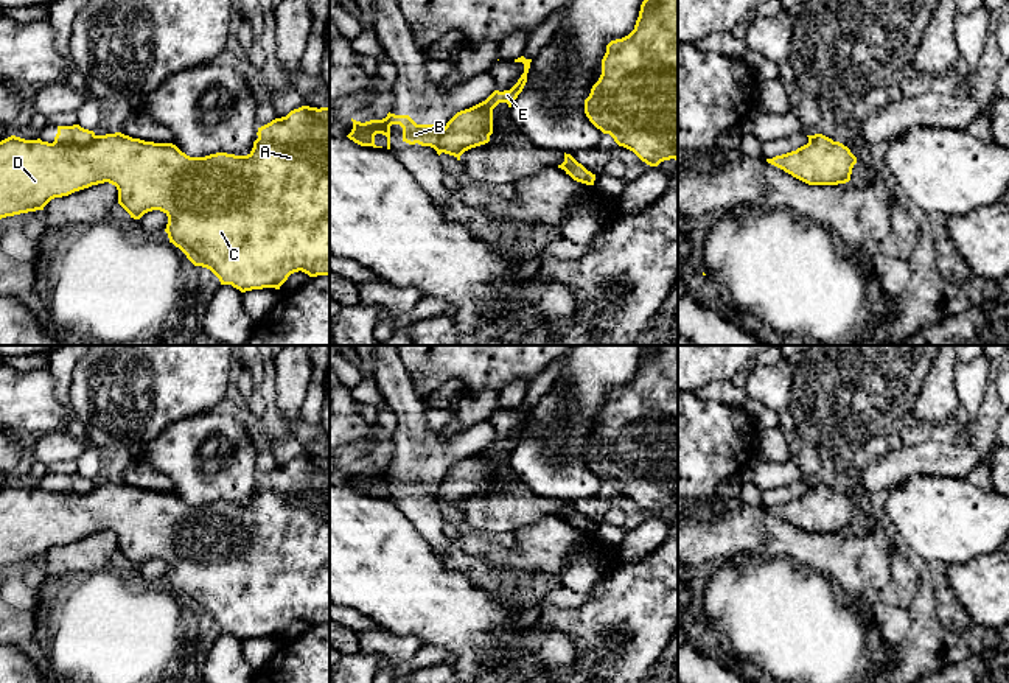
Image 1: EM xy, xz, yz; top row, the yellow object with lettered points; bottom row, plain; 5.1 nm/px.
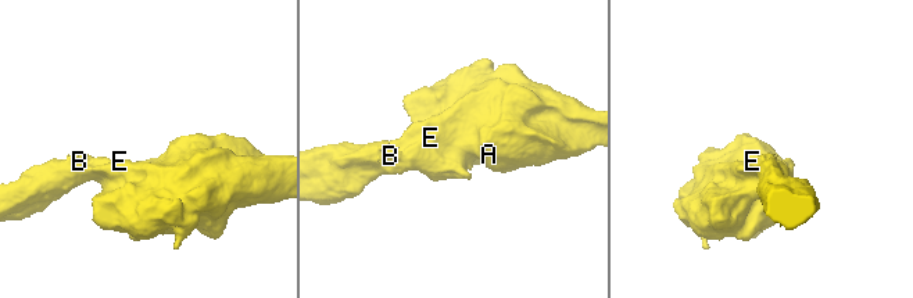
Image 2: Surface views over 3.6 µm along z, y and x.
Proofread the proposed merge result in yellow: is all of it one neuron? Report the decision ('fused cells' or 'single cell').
fused cells

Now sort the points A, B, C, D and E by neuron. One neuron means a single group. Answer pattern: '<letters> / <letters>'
A C D E / B

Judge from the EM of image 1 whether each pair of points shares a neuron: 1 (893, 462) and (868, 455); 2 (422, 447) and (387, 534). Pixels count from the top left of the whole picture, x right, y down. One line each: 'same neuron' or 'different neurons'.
1: different neurons
2: different neurons

